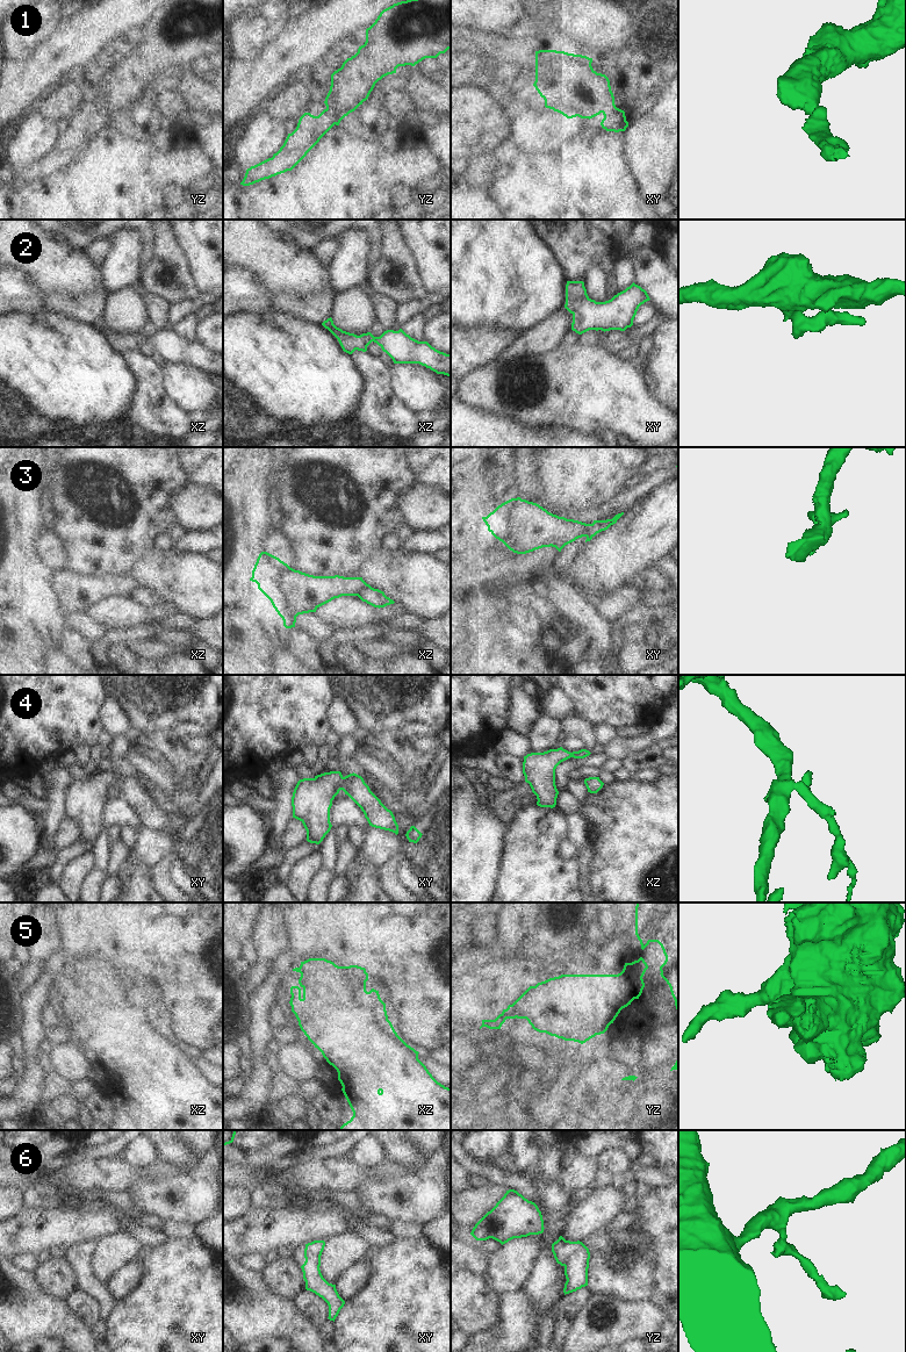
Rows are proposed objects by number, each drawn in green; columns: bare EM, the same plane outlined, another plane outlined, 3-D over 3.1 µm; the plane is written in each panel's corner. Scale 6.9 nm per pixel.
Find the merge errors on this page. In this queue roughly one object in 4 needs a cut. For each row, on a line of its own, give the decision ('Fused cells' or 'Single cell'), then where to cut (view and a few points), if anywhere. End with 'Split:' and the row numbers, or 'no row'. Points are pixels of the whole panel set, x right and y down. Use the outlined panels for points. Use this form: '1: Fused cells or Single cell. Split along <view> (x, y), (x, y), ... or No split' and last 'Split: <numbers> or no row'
1: Single cell. No split
2: Single cell. No split
3: Fused cells. Split along xz (369, 585), (356, 595)
4: Single cell. No split
5: Single cell. No split
6: Single cell. No split
Split: 3

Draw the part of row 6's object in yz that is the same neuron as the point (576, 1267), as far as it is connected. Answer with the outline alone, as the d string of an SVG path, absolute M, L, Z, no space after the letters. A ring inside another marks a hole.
M562 1236L552 1244L552 1252L558 1264L565 1267L566 1283L563 1293L569 1294L588 1286L590 1252L580 1240L566 1240Z

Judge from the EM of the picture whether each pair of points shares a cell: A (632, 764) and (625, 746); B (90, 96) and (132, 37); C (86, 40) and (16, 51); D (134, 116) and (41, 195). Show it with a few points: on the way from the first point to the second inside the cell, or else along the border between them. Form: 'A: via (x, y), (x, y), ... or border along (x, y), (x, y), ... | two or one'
A: border along (654, 745), (635, 750), (620, 760) | two
B: via (94, 81), (94, 72), (117, 49) | one
C: border along (56, 29), (29, 57), (12, 59) | two
D: border along (112, 124), (124, 135), (143, 139) | two

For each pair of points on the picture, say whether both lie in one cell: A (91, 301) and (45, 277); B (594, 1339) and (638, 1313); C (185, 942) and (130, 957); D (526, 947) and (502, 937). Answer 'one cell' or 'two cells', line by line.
A: two cells
B: one cell
C: two cells
D: two cells

